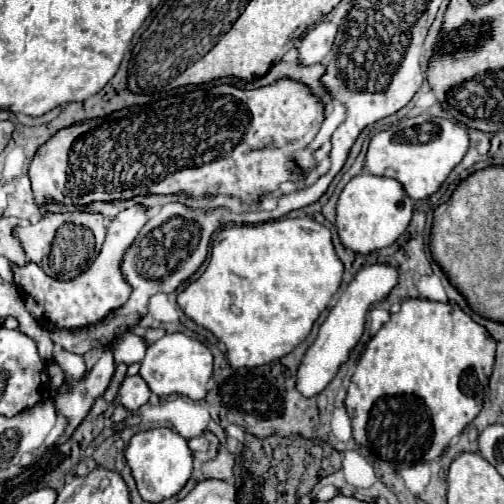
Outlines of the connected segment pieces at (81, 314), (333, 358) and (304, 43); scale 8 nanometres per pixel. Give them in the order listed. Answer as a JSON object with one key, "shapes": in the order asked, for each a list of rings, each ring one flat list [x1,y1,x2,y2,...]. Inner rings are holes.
{"shapes":[[[135,204,131,208,121,210,113,220,107,224,107,236,101,246,99,256,89,264,85,272,81,272,77,278,61,282,51,276,47,276,37,264,27,262,23,266,11,262,11,272,13,272,13,282,15,286,23,292,25,296,25,308,27,312,41,322,47,330,75,330,75,328,85,328,89,324,97,324,103,320,109,312,115,308,121,308,129,296,131,296,131,286,127,284,123,272,121,272,121,262,129,246,135,242,137,234,147,222,149,210,143,204]],[[375,264,375,266,363,268,361,272,357,272,353,282,347,286,347,290,343,290,339,294,339,298,337,298,335,306,331,308,327,320,319,328,317,340,307,350,307,354,303,356,303,362,301,362,299,372,297,372,297,388,303,396,311,398,311,396,319,394,331,382,337,368,347,360,351,348,361,338,363,328,365,328,365,314,367,314,369,306,383,300,395,284,397,284,397,268,393,268,393,266]],[[319,22,317,26,313,26,311,30,307,30,307,34,301,36,301,44,299,44,299,64,301,66,309,66,309,64,317,64,325,54,329,54,333,40,337,34,337,26,333,22]]]}

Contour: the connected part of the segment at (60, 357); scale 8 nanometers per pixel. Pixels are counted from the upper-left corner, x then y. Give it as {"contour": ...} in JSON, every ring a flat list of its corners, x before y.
{"contour":[[57,348,53,352,53,362,57,362,65,374,71,374,71,376,83,376,85,374,85,364,83,364,81,356,77,356,77,354,67,354,65,350]]}

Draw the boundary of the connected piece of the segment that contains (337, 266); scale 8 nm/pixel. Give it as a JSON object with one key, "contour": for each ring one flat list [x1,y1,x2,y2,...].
{"contour":[[281,218,263,224,229,226,217,232,209,266,177,294,177,304,187,318,227,346,225,356,233,368,255,368,289,354,305,340,313,322,339,290,341,276,343,264,333,250,331,232,311,218]]}

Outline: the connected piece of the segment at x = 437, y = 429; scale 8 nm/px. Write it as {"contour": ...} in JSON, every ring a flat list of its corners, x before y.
{"contour":[[407,298,401,302,399,312,391,314,389,322,385,322,379,332,367,342,365,352,361,354,361,358,357,360,355,372,351,376,351,384,347,388,347,398,345,398,345,410,351,418,351,426,353,426,353,440,369,450,375,458,391,462,395,466,409,466,409,464,417,464,417,462,429,462,435,460,445,446,449,444,449,440,453,436,457,436,481,410,483,406,483,396,485,396,485,388,489,384,489,376,493,370,493,360,495,360,495,340,493,336,479,326,471,316,467,316,457,304,453,302,433,302,433,300,423,300,423,298]]}

